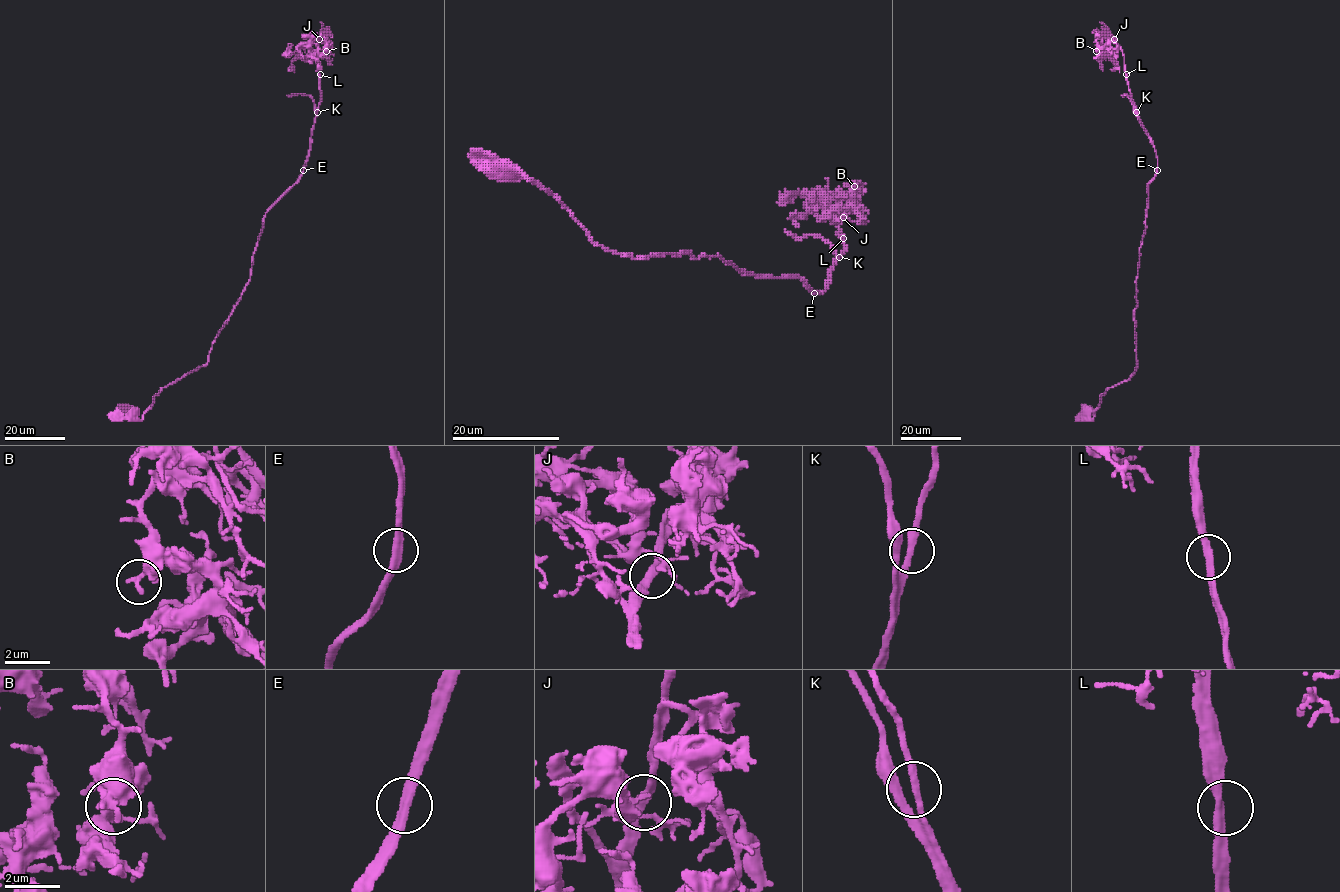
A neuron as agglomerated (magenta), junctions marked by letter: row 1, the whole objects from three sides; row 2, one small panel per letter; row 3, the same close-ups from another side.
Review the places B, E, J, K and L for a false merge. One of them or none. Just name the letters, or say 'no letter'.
no letter

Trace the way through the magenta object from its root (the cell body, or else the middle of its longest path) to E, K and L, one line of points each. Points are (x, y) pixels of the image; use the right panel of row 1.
E: (1087, 413), (1092, 420), (1101, 396), (1127, 381), (1137, 367), (1139, 249), (1148, 184), (1157, 170)
K: (1087, 413), (1092, 420), (1101, 396), (1137, 367), (1136, 280), (1157, 156), (1136, 112)
L: (1087, 413), (1092, 420), (1101, 396), (1137, 367), (1136, 280), (1157, 156), (1126, 74)

